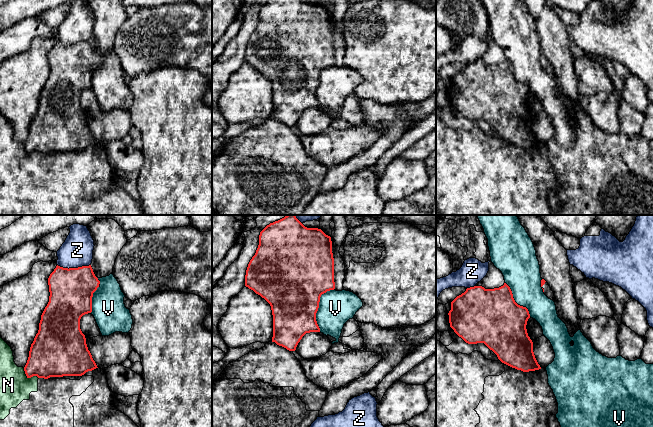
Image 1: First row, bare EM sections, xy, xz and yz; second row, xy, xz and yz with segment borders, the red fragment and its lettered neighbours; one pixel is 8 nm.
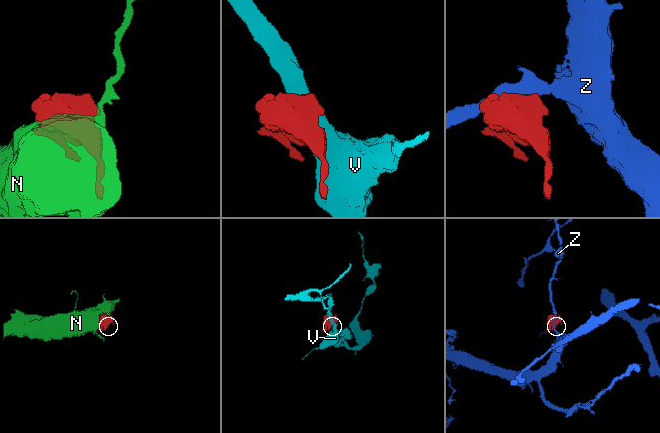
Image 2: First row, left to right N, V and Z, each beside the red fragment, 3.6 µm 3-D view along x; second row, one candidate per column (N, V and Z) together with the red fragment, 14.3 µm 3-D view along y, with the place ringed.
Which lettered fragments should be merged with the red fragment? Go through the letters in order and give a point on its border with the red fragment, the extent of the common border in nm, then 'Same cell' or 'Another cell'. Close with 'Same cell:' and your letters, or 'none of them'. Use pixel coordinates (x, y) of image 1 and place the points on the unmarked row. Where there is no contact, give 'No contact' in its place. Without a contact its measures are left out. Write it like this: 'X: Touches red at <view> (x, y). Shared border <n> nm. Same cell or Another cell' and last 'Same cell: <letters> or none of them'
N: Touches red at xy (29, 153). Shared border 150 nm. Another cell
V: Touches red at xz (318, 83). Shared border 380 nm. Another cell
Z: Touches red at xy (74, 44). Shared border 280 nm. Another cell
Same cell: none of them

